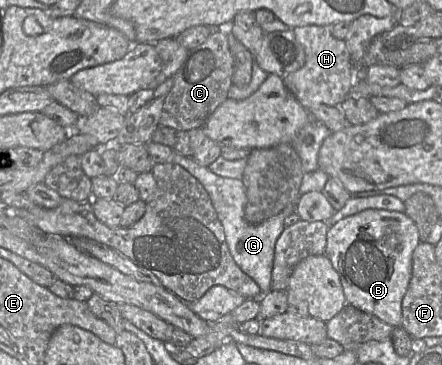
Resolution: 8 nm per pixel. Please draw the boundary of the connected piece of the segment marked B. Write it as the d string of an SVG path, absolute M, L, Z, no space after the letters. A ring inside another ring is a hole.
M365 209L329 227L325 255L339 274L348 304L399 327L402 300L412 276L412 256L419 243L418 228L405 213Z

